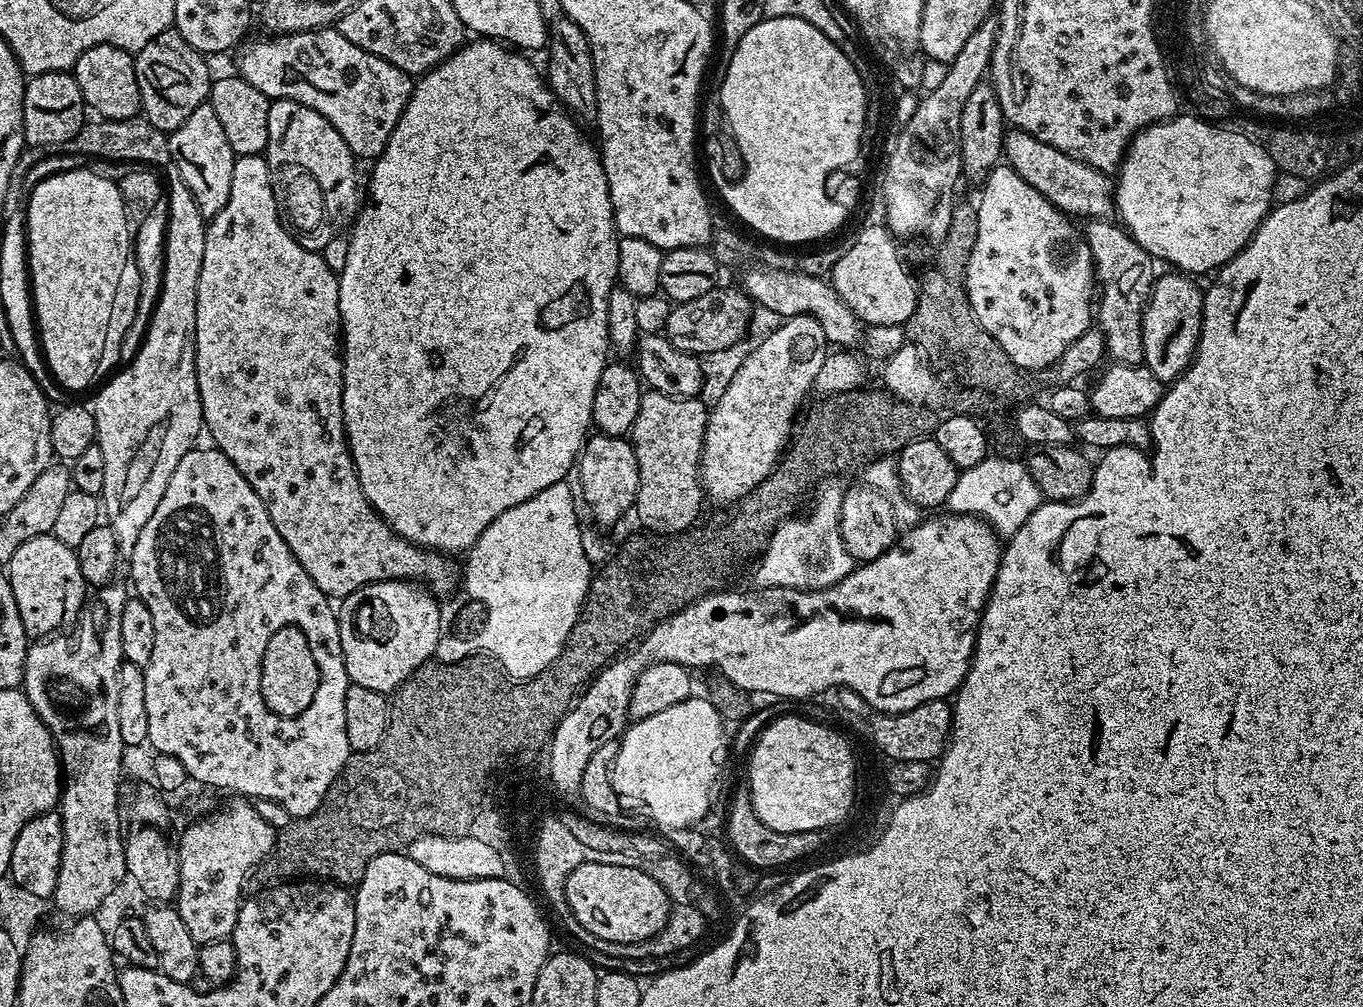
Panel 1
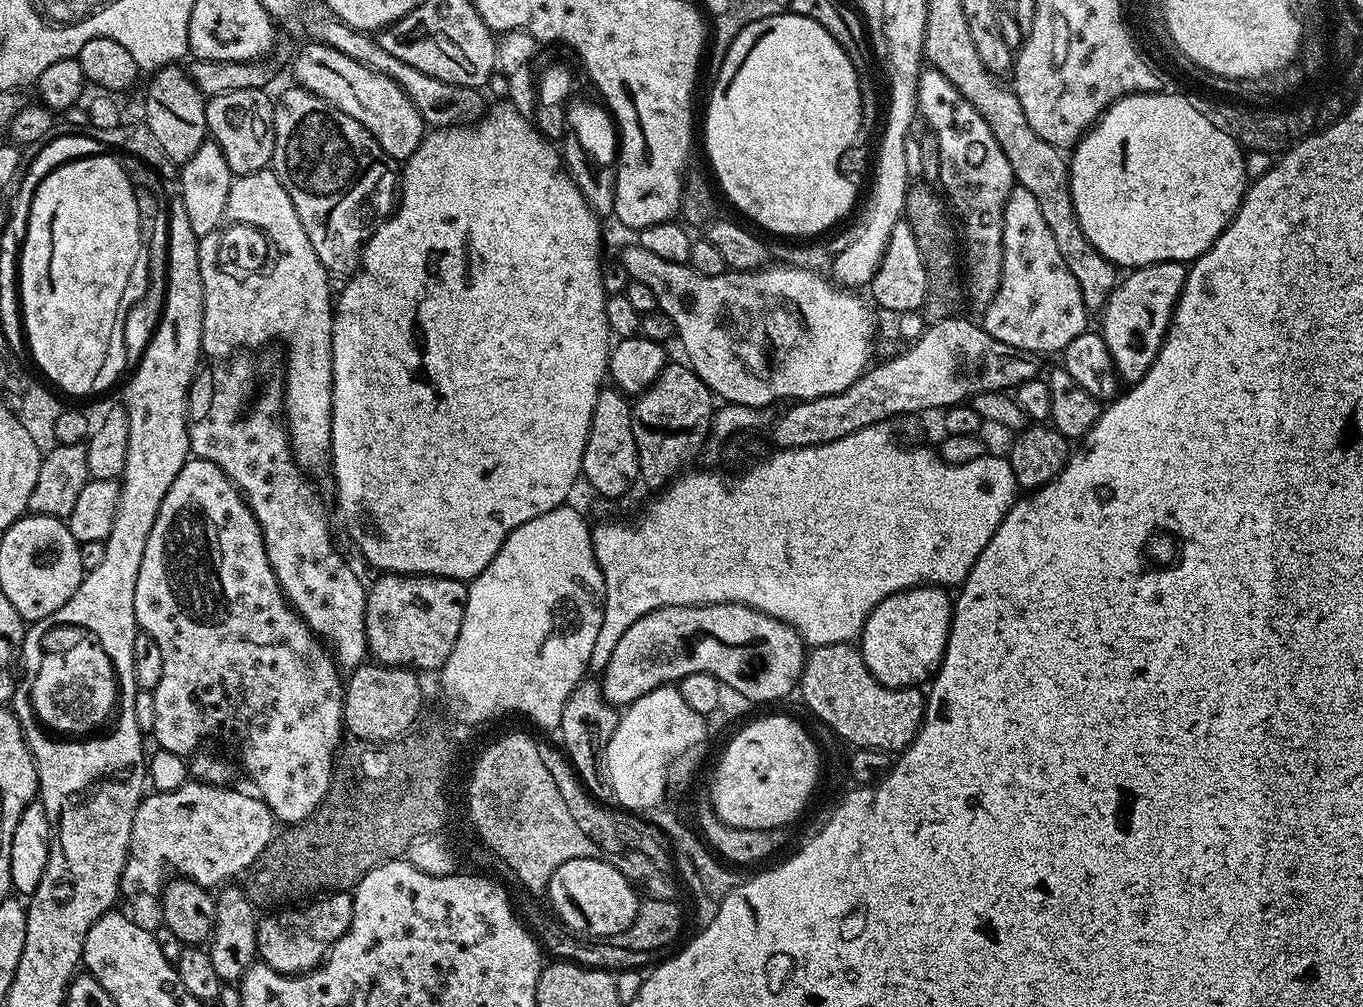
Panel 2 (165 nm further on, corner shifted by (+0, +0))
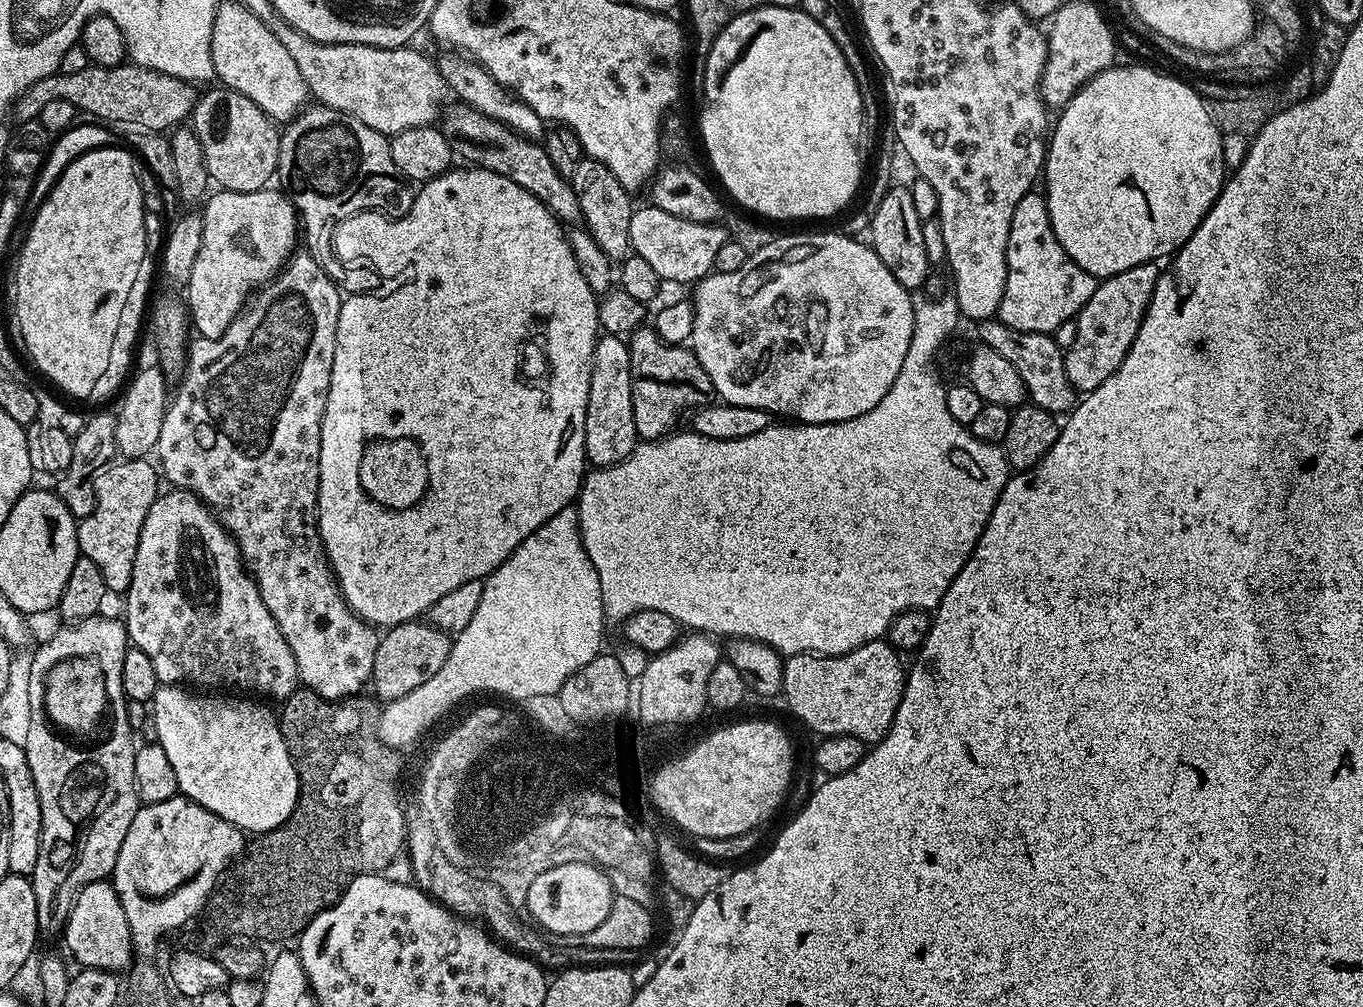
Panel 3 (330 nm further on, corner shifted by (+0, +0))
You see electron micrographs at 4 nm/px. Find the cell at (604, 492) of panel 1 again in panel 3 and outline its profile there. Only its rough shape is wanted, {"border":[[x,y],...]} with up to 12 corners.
{"border":[[594,346],[584,454],[622,463],[637,443],[628,346]]}

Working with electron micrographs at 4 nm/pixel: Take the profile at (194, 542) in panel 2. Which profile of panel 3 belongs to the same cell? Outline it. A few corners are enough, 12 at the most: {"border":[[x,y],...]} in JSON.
{"border":[[157,495],[122,616],[161,685],[300,675],[240,547]]}

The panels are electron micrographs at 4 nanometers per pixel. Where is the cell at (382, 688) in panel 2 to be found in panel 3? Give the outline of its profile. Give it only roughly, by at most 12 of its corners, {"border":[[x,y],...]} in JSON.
{"border":[[420,618],[380,636],[370,688],[385,702],[442,670],[453,637]]}

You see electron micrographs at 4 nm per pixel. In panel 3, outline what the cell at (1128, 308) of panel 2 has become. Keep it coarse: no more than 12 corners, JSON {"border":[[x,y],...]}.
{"border":[[1155,263],[1103,277],[1076,315],[1066,378],[1094,391],[1126,358]]}

